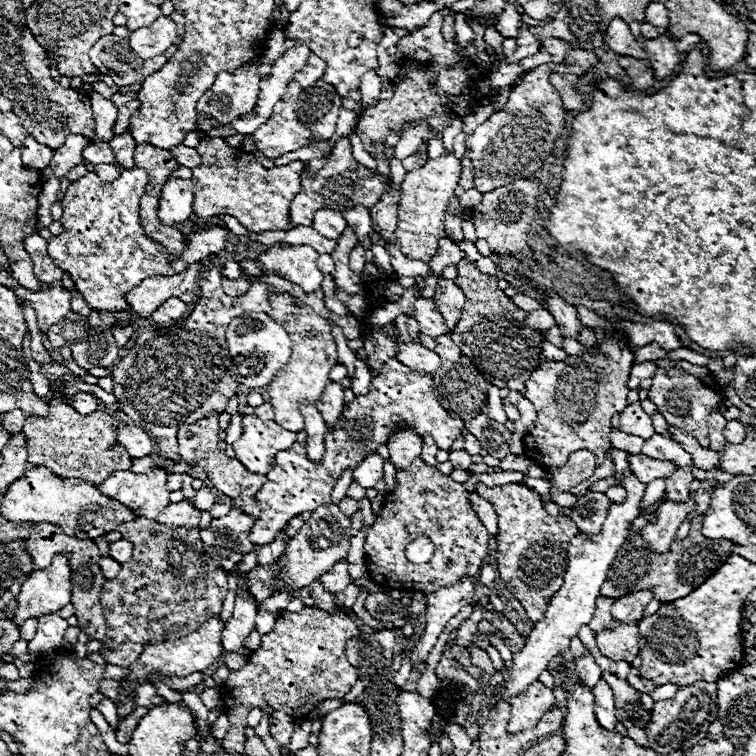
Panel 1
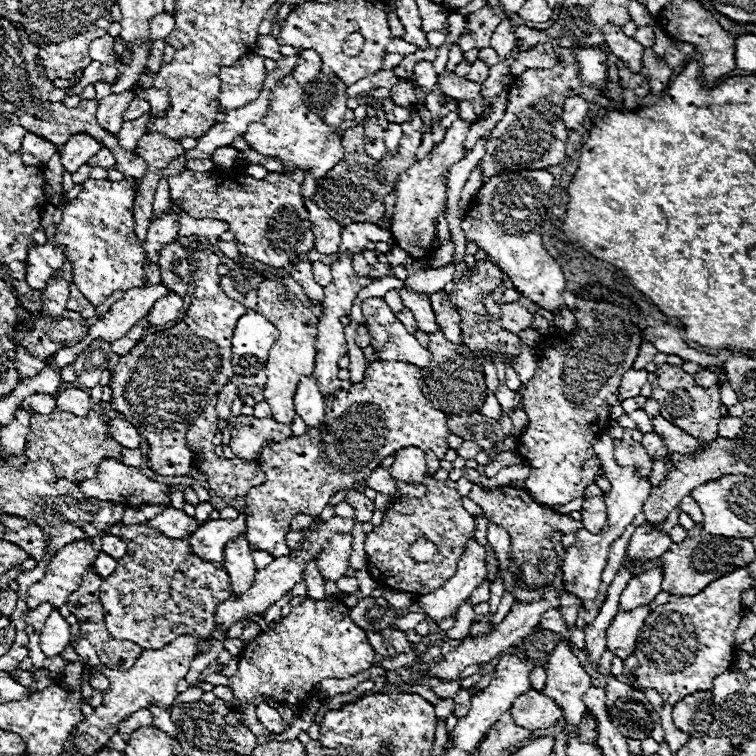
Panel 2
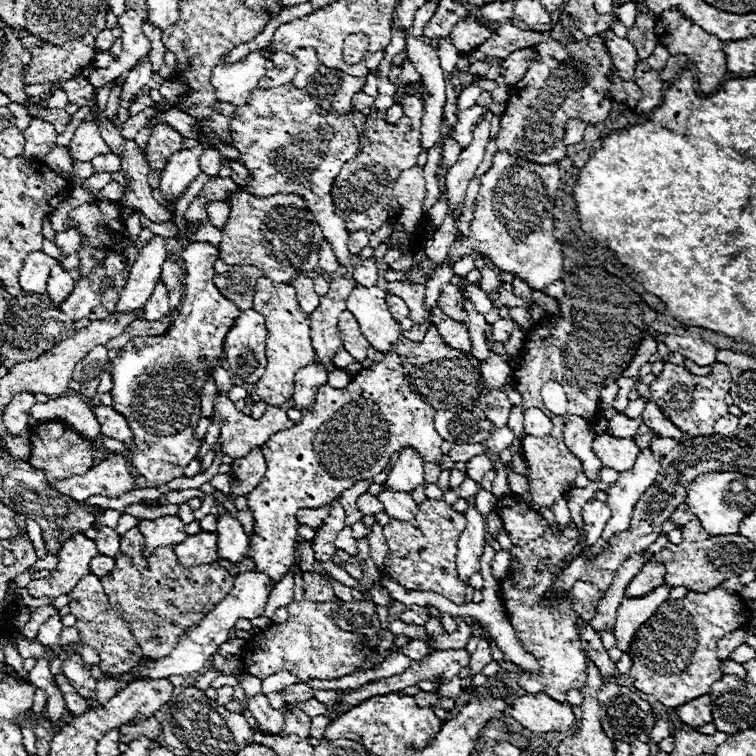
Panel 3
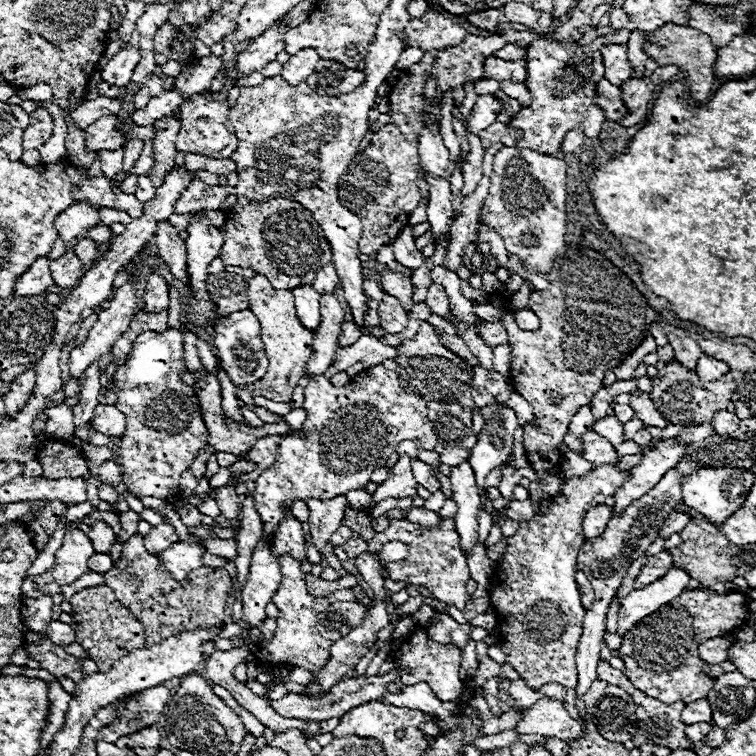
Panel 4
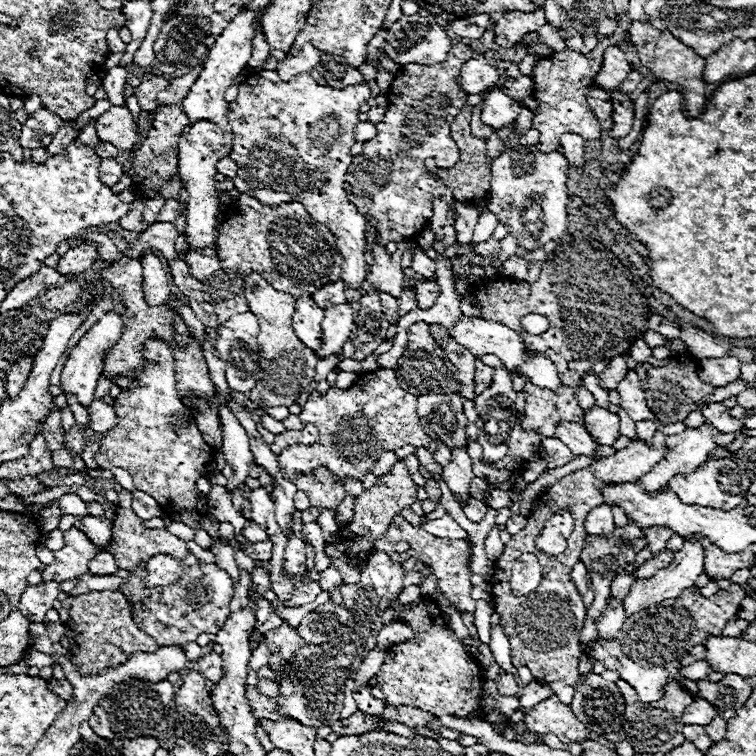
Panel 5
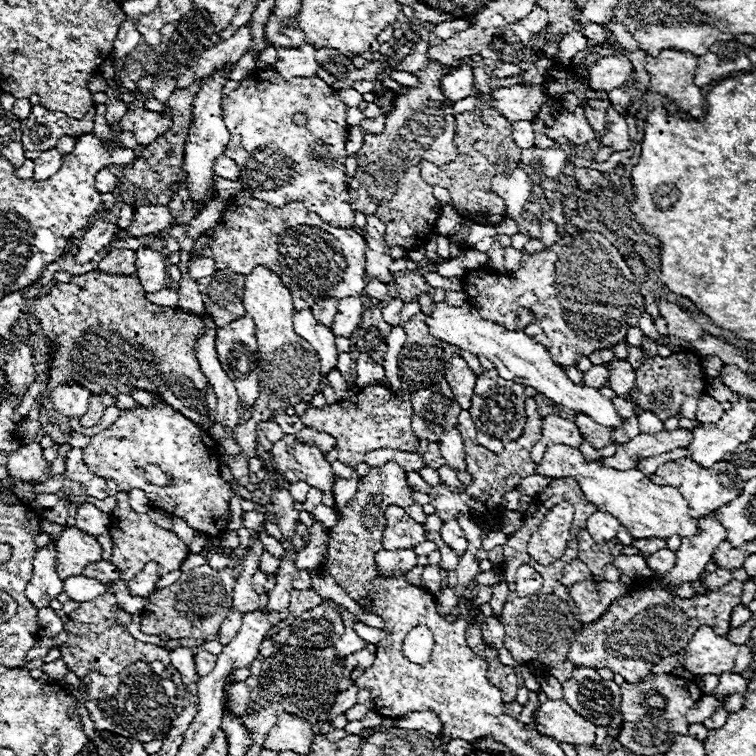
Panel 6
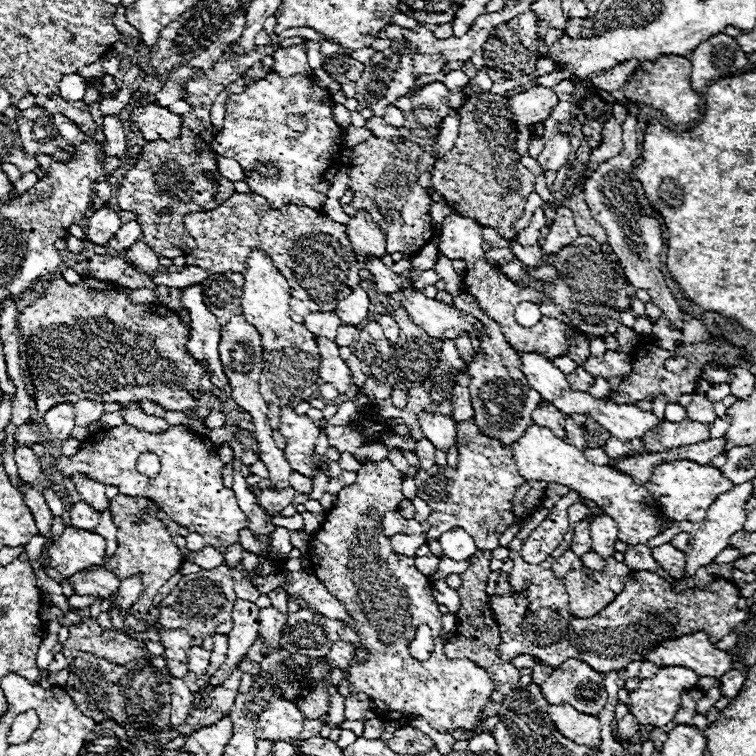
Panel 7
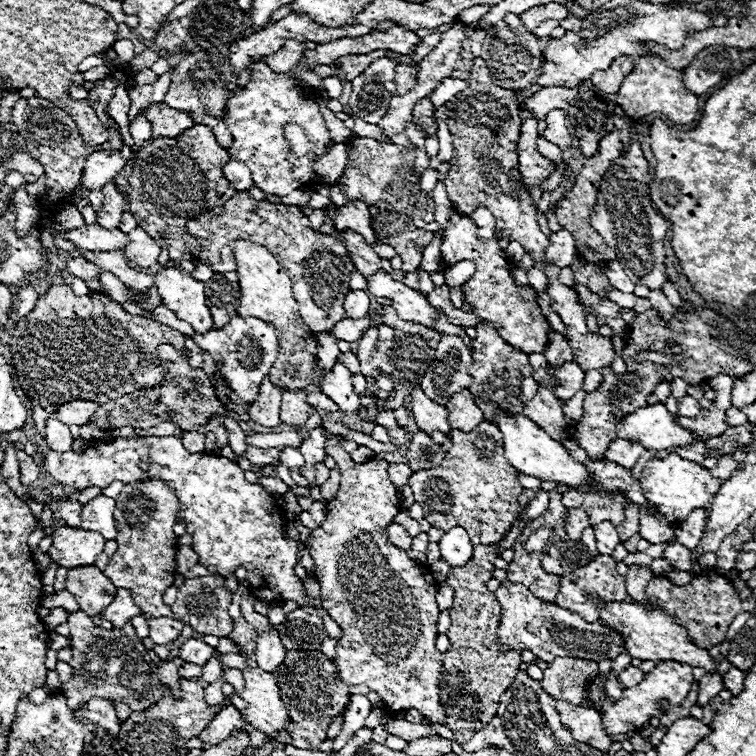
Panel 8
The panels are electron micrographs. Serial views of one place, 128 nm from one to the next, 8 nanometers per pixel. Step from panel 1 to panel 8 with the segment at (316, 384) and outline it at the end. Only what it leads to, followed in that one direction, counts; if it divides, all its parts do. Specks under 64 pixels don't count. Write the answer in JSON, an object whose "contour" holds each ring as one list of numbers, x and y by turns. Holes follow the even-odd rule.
{"contour":[[236,240,234,242,234,258,236,258,236,274,238,274,238,284,240,284,240,306,238,306,238,316,246,318,246,316,256,316,262,318,270,324,274,324,274,330,278,332,278,360,272,364,270,368,270,380,274,380,274,384,278,384,282,390,294,390,294,388,306,388,308,392,314,392,316,386,314,380,318,380,318,376,314,376,316,366,316,338,310,332,310,328,300,320,298,314,298,304,292,298,292,282,286,274,286,270,274,260,274,256,258,246,258,244,250,244,248,240]]}

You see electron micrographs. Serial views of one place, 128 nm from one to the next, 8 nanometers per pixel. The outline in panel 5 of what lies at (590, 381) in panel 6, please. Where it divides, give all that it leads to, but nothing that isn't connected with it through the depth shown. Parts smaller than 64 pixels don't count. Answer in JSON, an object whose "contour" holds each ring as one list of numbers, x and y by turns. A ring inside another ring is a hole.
{"contour":[[612,358,606,366,606,370,602,374,598,374,600,386,608,388,608,390,614,390,624,380,626,372,628,372,628,368,626,368,624,358]]}

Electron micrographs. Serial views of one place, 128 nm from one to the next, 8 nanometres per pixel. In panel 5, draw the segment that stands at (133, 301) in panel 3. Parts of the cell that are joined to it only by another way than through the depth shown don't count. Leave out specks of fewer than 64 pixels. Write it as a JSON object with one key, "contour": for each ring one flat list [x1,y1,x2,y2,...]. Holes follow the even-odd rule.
{"contour":[[108,312,104,314,84,336,82,340,70,350,70,356,64,364,64,370,60,374,60,390,62,394,74,394,76,400,88,408,90,402,94,400,94,388,96,388,96,382,102,374,102,358,104,358,104,350,110,348,110,344,114,344,114,340,118,340,118,336,122,334,122,318,116,314,116,312]]}

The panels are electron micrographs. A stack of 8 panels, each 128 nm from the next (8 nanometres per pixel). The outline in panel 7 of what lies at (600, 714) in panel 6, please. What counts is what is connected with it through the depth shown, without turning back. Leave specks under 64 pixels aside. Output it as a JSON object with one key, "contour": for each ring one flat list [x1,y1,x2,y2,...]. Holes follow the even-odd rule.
{"contour":[[570,658,560,664,540,688,550,704,566,702,578,708,578,712,590,712,592,716,598,716,608,700,606,688,602,684,602,676,594,668,582,660]]}

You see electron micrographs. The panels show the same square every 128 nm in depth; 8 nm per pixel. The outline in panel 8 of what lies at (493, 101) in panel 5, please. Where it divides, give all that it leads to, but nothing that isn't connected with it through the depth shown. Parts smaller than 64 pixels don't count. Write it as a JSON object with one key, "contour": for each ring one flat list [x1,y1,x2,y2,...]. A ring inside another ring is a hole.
{"contour":[[550,86,550,88,542,88,538,94,528,98,522,106,530,108,538,118,546,118,546,114,554,108,566,110,568,104,576,98,576,94,578,94,578,86,576,88]]}

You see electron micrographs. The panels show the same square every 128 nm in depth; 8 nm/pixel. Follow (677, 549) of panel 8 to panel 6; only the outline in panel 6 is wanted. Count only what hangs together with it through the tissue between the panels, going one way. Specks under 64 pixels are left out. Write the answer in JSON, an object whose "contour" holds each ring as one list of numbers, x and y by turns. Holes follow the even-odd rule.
{"contour":[[662,548,648,558,648,568,654,572,660,572,660,574,670,572,674,566,676,566,676,552,672,552,668,548]]}

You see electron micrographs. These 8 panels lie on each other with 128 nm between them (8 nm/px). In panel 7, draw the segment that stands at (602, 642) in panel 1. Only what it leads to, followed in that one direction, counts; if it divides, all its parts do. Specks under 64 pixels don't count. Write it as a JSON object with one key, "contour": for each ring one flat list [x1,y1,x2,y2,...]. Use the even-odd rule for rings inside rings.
{"contour":[[752,480,744,482,744,484,736,484,730,492,724,492,722,496,718,496,718,500,710,506,710,512,706,514,706,520,698,522,698,524,670,524,670,528,664,532,666,536,676,536,678,532,688,532,690,534,690,546,684,550,686,552,686,574,694,576,696,568,710,564,730,542,730,536,736,534,738,530,744,528,746,522,746,510,744,504,748,502,748,498,752,496]]}

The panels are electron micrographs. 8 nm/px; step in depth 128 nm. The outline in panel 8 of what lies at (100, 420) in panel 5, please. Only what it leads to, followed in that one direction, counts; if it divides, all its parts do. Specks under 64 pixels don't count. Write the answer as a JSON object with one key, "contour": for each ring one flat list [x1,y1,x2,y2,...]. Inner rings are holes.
{"contour":[[72,400,70,404,62,404,56,414,58,414,58,420,62,420,64,424,86,424,86,420,98,410,98,404,96,402,90,402,90,400]]}

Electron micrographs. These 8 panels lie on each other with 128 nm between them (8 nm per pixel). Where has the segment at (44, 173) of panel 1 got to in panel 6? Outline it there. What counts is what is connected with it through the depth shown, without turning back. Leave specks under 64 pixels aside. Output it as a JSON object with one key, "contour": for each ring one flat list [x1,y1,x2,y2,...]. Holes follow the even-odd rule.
{"contour":[[134,108,134,110,128,110,126,116,120,120,120,128,124,132,132,132,136,136,136,142,146,146,172,128,172,118,168,114]]}

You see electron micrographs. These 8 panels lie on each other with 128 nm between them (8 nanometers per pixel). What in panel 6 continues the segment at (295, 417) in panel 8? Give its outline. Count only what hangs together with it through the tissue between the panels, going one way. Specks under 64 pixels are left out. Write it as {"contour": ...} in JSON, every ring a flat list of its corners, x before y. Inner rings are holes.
{"contour":[[284,436,282,440,273,443,270,453,279,471,300,472,302,480,310,486,316,486,322,492,332,490,334,472,314,442,298,442,296,436]]}

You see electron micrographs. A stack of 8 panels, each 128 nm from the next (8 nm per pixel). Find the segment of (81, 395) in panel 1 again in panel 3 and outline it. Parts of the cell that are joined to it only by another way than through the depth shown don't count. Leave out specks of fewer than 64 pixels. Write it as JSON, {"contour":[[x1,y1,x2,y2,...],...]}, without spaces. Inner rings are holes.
{"contour":[[66,394,62,398,50,400,46,404,34,404,28,422,30,428,34,428,38,422,46,422,52,418,66,418,70,428,88,438,88,440,98,440,100,438,100,426,92,414,92,406,82,400,80,394]]}

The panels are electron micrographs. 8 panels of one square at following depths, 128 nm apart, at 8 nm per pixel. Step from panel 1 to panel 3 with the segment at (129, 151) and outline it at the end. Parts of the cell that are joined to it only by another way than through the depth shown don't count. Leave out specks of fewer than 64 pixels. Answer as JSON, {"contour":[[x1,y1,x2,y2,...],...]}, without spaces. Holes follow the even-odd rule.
{"contour":[[150,106,150,108,146,108,146,110,142,110,142,112,138,112,136,116,130,116,128,120,126,120,126,124,124,124,124,132,122,132,122,136,126,136,126,138,132,138,134,140,134,136,152,120,156,116,156,108,154,106]]}

